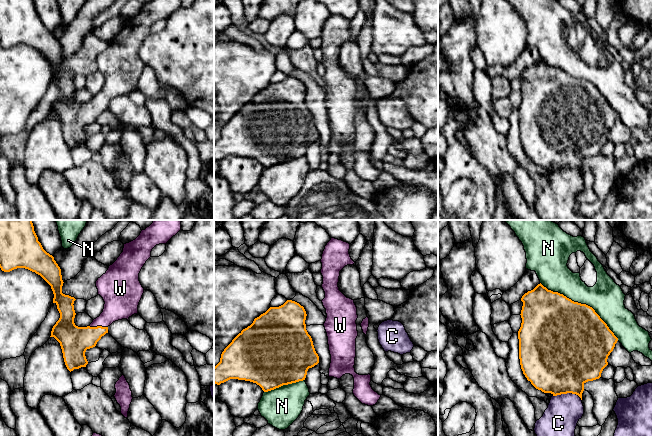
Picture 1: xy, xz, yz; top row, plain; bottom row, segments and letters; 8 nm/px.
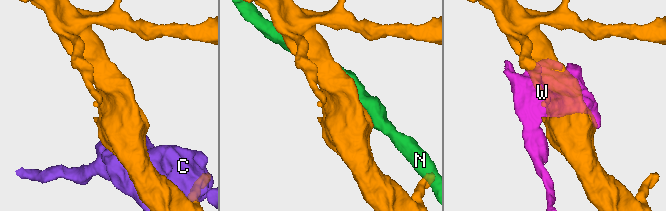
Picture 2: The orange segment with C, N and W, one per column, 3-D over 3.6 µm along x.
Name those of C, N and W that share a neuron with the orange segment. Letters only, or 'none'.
W

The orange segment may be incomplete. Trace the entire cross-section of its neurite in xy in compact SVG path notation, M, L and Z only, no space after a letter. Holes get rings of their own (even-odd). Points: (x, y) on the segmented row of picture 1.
M0 220L0 268L10 272L17 268L25 268L40 275L50 286L54 294L53 303L57 305L60 318L53 326L51 336L61 346L63 358L67 369L86 367L88 361L85 356L87 349L96 346L97 342L108 333L108 327L115 321L129 319L138 313L138 305L144 293L144 288L139 281L139 273L151 257L152 249L159 244L166 244L181 230L180 220L153 220L153 223L142 230L133 241L124 244L123 252L117 260L109 266L105 274L96 281L98 295L105 304L103 312L87 327L78 327L74 323L74 297L62 293L63 280L61 269L54 257L47 253L34 231L32 220Z

